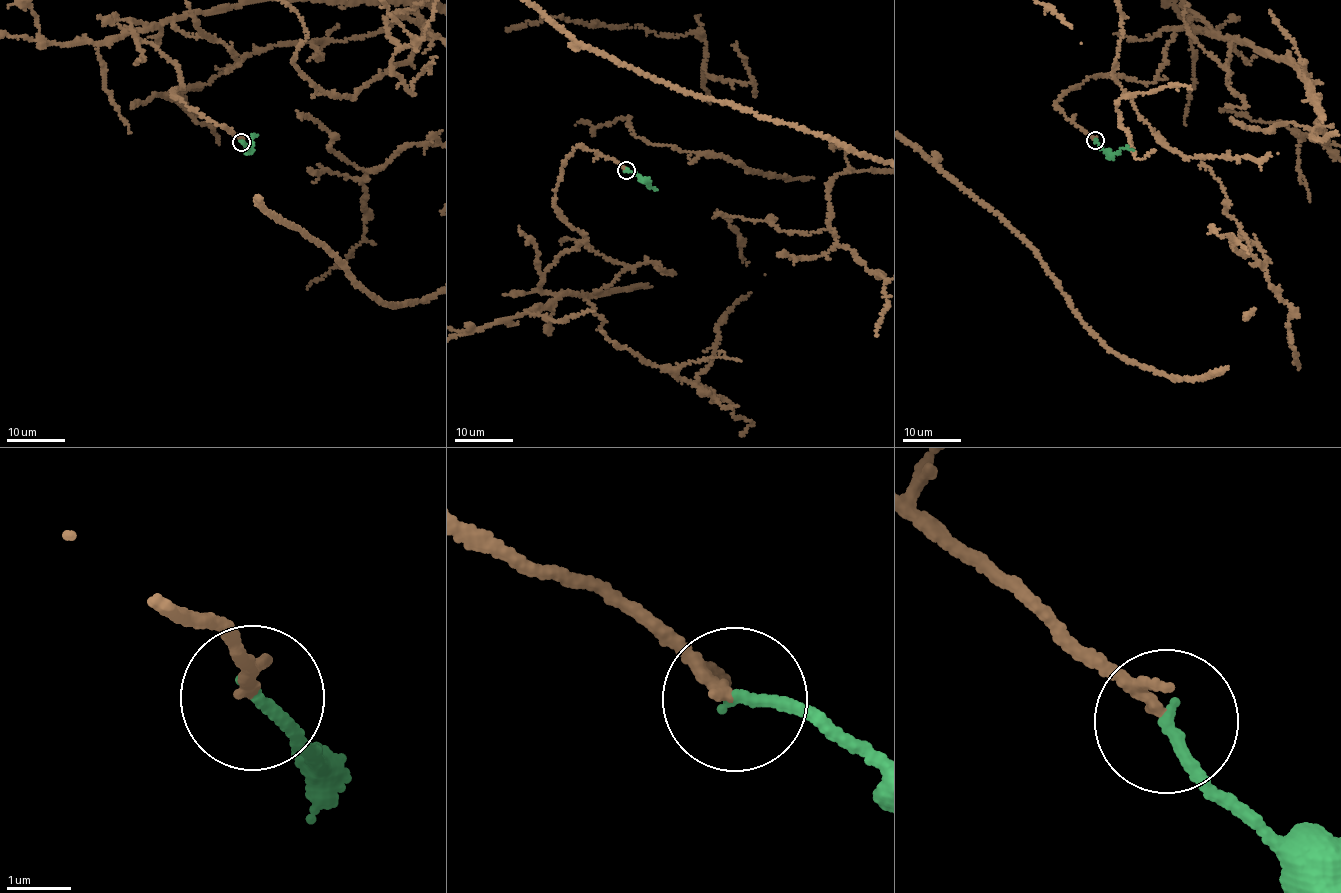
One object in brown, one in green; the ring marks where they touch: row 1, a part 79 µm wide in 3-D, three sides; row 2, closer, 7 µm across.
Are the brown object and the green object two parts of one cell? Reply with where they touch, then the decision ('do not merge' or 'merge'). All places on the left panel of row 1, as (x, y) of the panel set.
place (241, 142); merge

